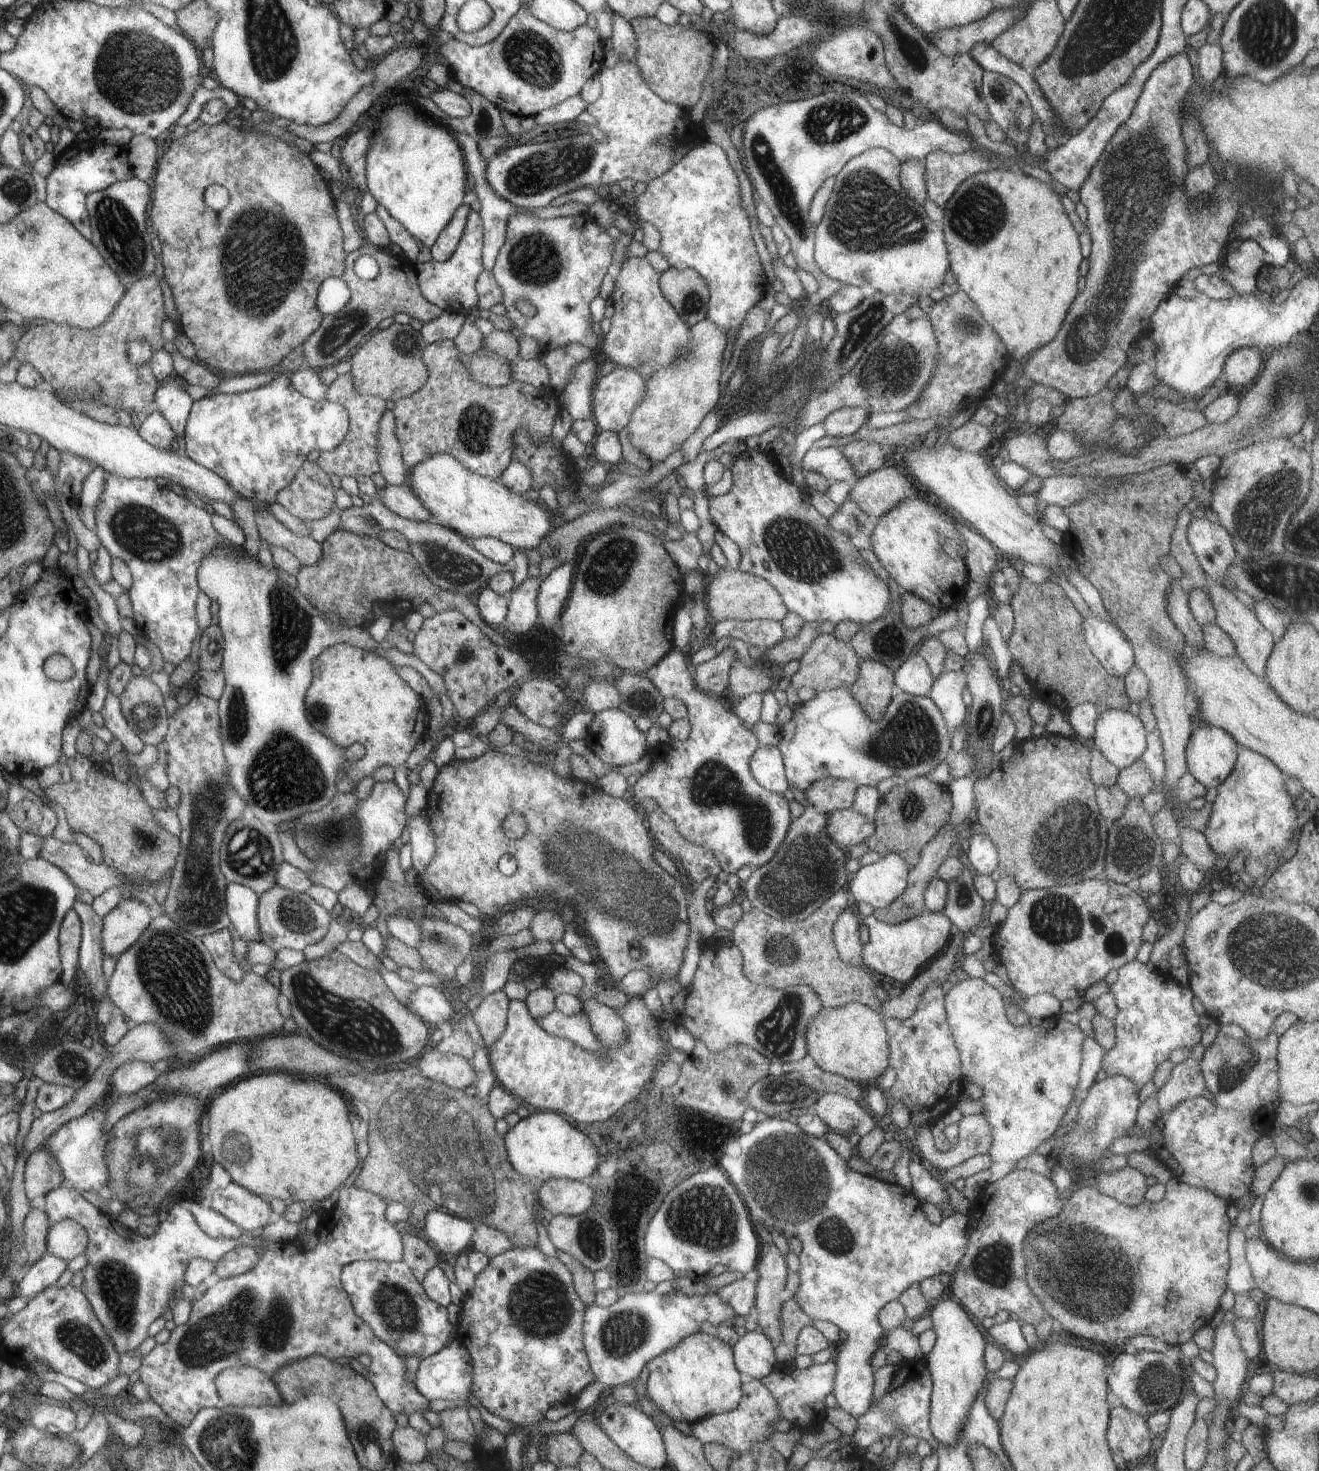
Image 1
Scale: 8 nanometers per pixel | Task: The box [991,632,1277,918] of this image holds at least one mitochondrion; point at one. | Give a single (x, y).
(1063, 845)

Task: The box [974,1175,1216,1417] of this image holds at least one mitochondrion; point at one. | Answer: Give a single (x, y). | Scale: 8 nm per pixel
(1068, 1255)

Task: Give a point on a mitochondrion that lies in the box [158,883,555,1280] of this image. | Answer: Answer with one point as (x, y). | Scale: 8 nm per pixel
(445, 1150)

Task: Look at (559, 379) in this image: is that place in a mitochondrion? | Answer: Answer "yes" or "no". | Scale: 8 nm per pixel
no

